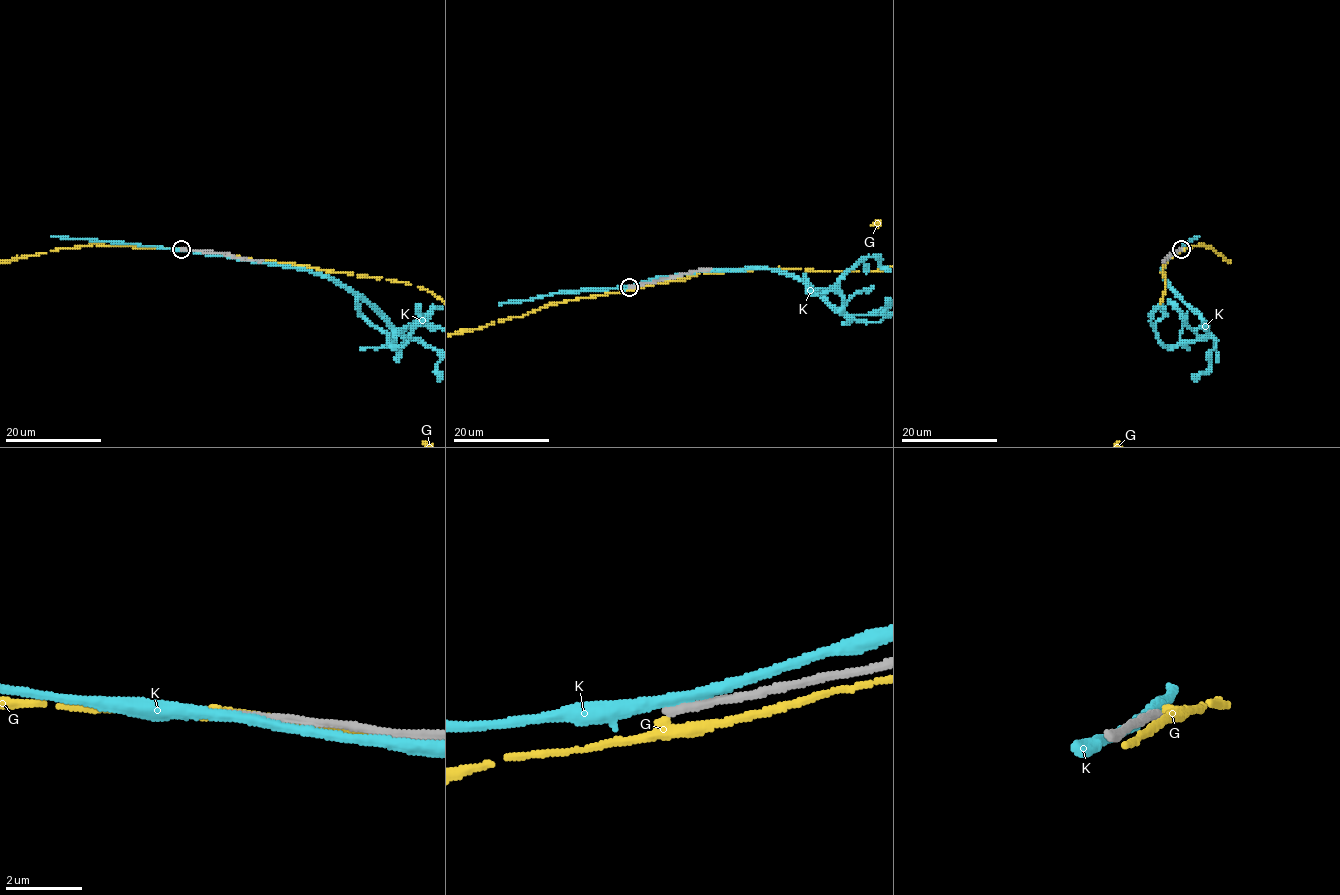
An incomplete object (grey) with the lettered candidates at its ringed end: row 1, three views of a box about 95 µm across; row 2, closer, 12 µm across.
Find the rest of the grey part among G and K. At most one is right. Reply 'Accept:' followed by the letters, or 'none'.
Accept: none

